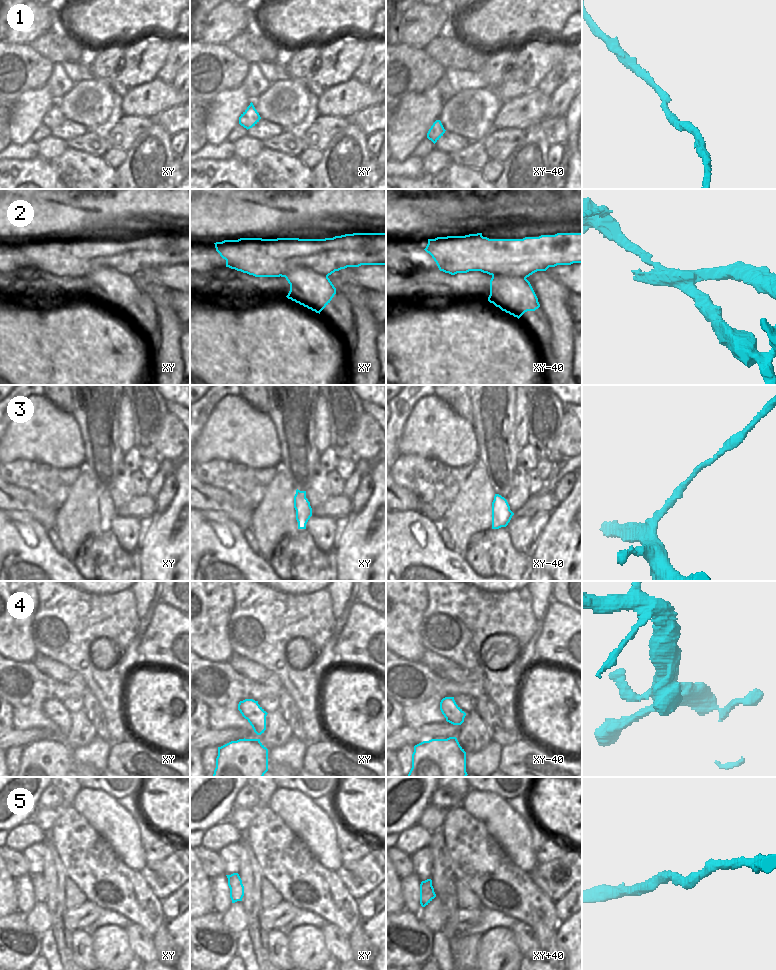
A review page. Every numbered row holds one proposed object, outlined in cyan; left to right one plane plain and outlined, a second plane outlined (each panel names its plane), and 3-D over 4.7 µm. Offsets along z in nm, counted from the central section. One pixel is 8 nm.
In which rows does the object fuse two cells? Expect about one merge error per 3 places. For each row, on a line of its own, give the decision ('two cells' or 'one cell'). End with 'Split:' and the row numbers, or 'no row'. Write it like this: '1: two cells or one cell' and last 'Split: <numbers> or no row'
1: one cell
2: two cells
3: two cells
4: one cell
5: one cell
Split: 2, 3

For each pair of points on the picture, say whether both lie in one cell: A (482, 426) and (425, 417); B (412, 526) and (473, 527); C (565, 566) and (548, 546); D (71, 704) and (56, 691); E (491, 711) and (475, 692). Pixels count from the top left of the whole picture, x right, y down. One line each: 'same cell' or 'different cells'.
A: different cells
B: different cells
C: same cell
D: different cells
E: different cells

